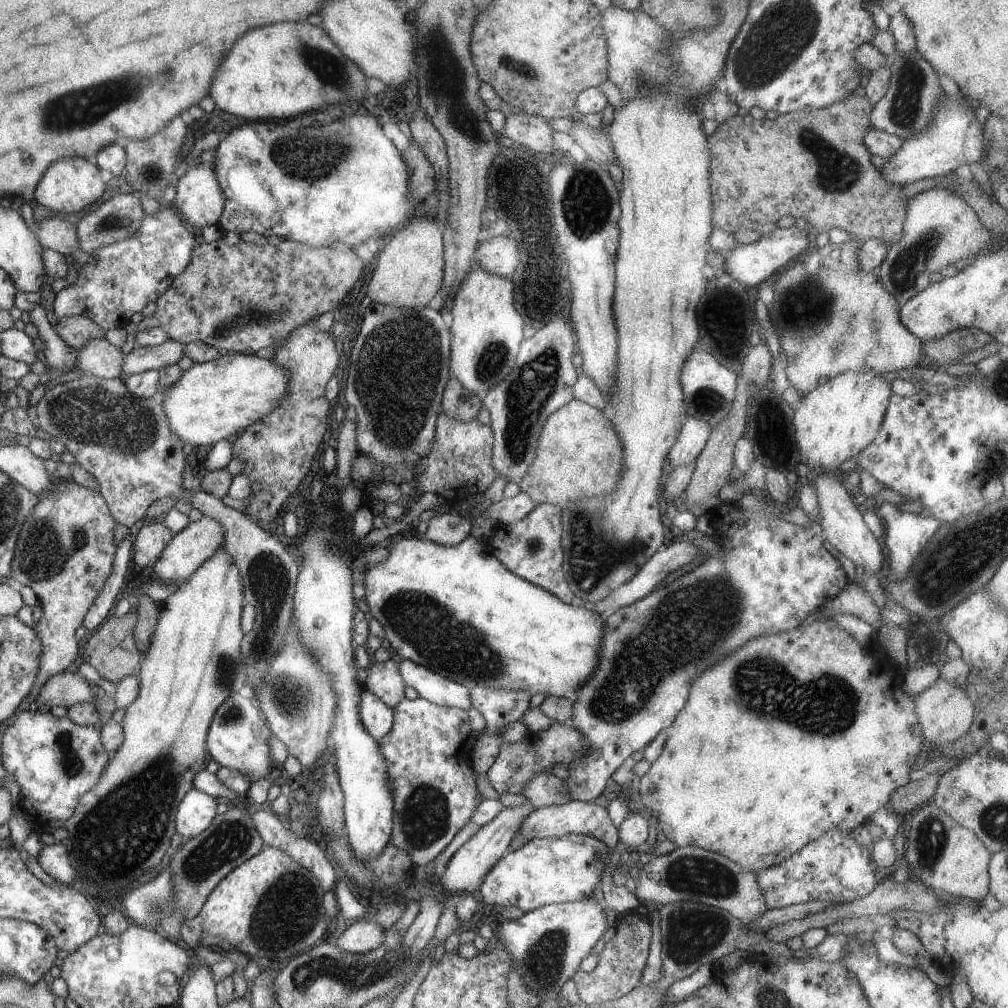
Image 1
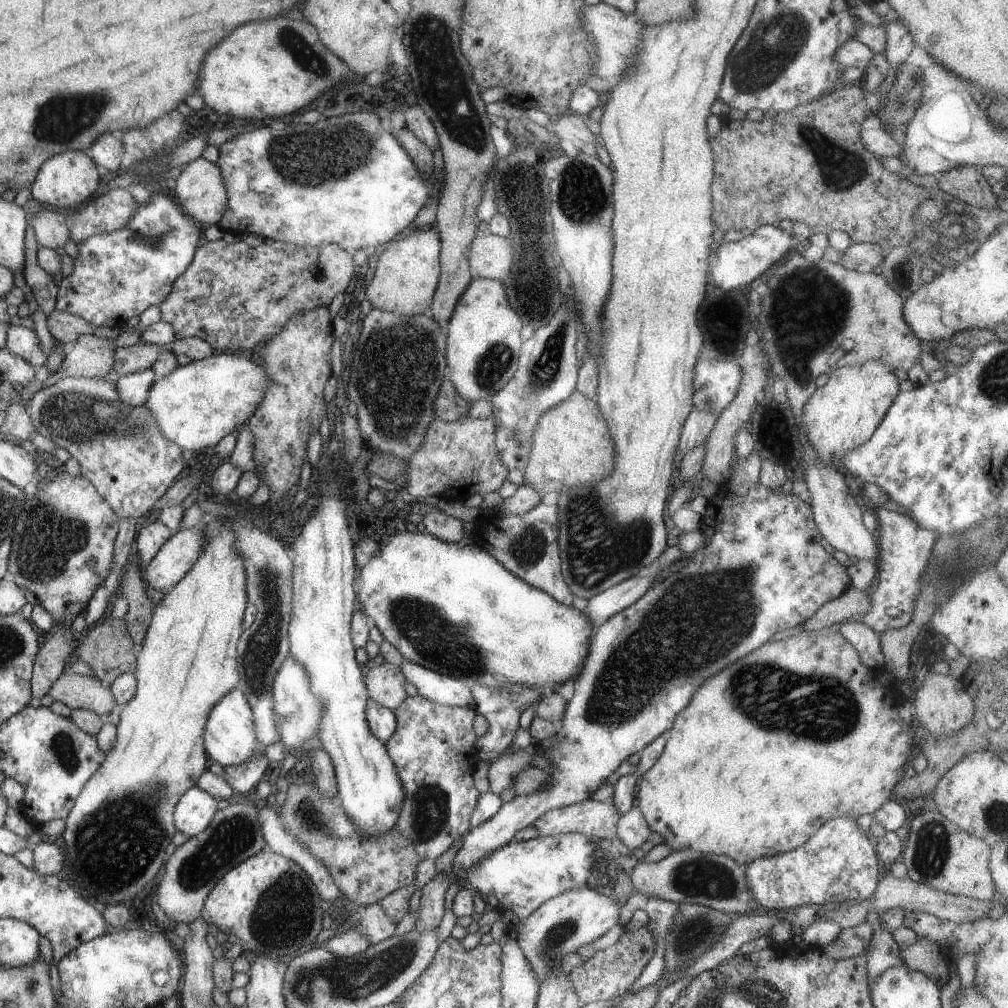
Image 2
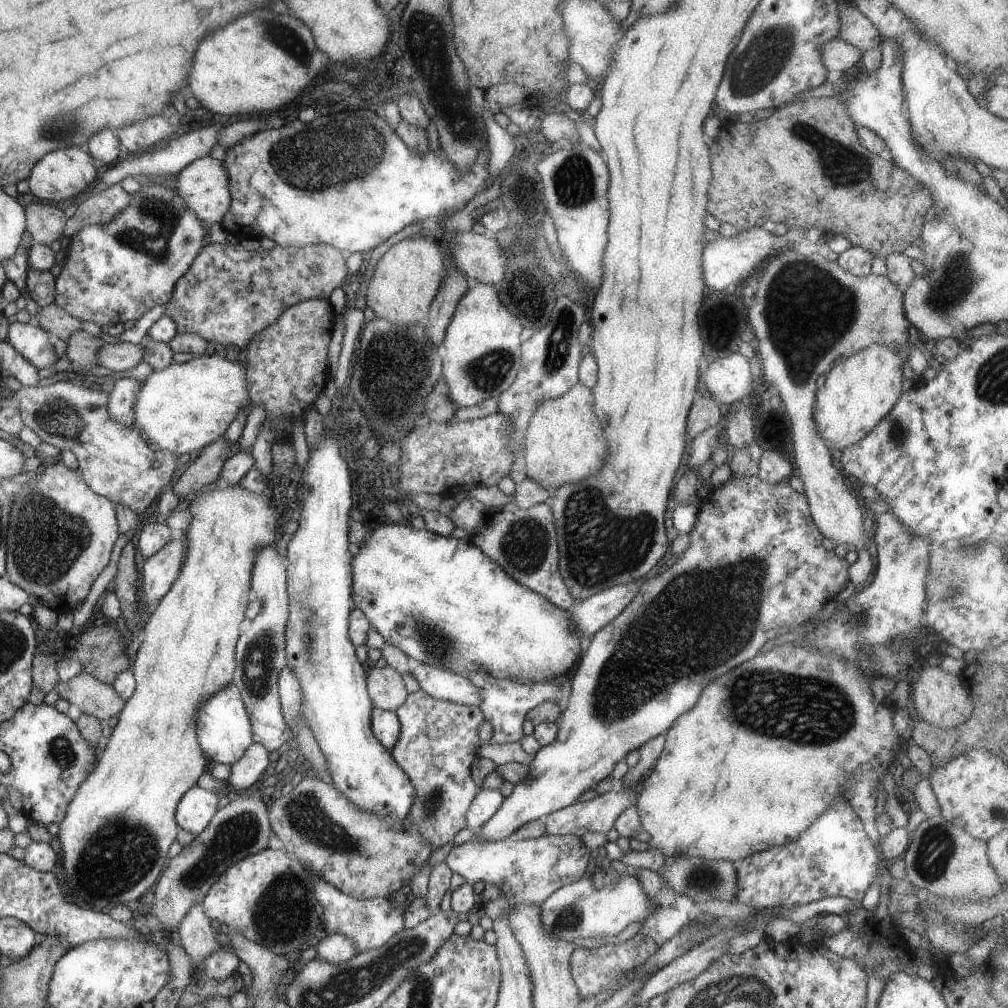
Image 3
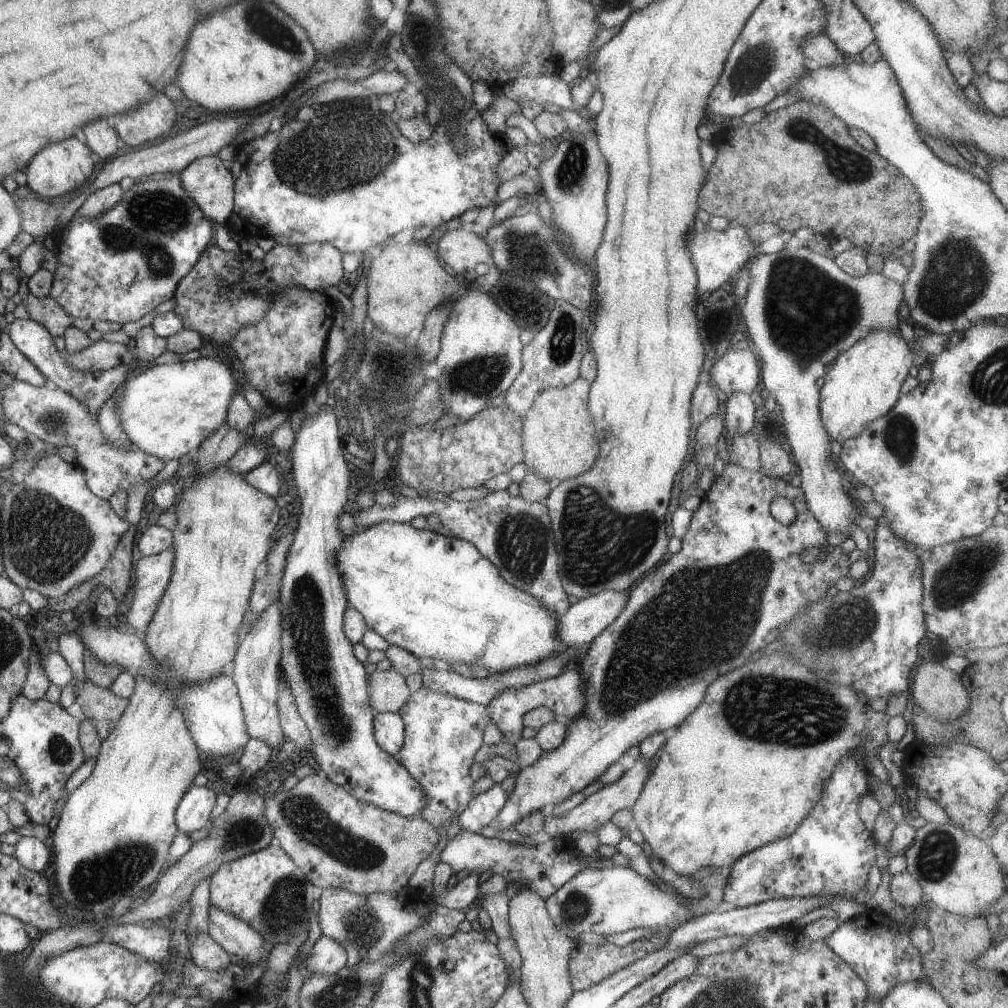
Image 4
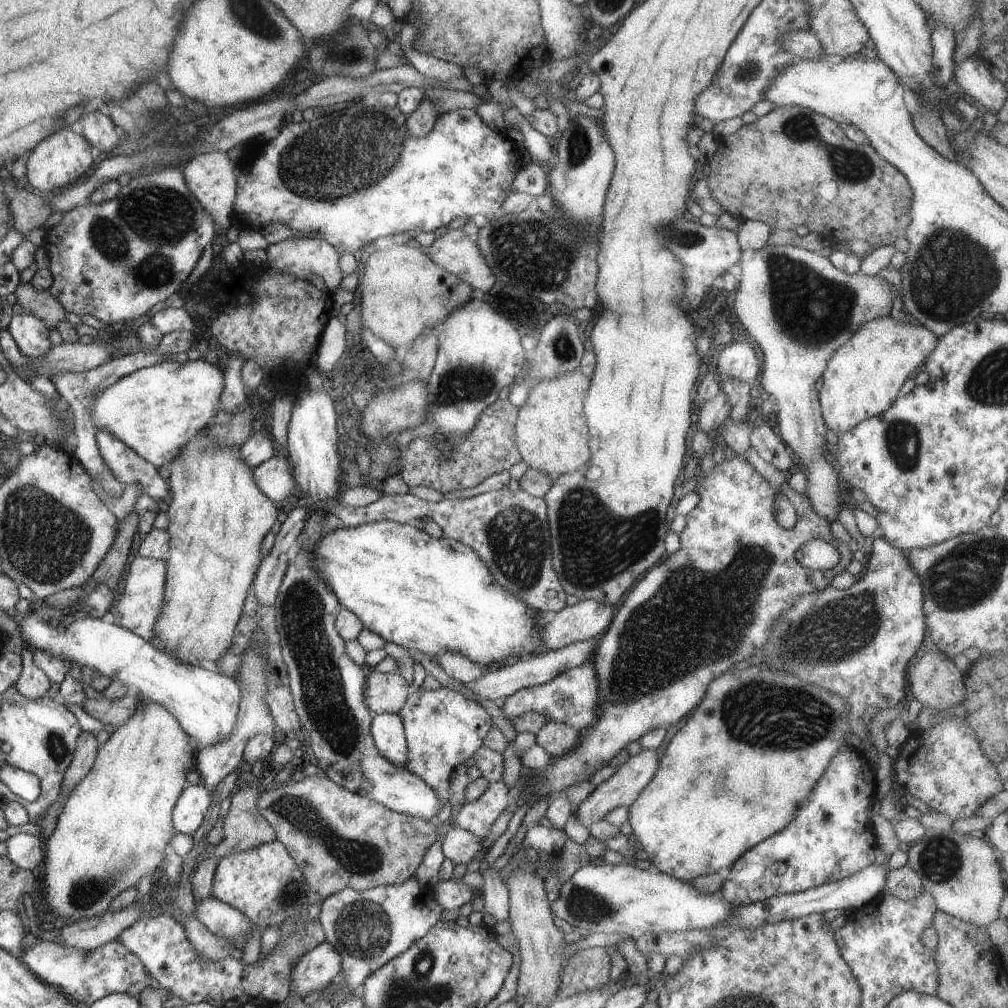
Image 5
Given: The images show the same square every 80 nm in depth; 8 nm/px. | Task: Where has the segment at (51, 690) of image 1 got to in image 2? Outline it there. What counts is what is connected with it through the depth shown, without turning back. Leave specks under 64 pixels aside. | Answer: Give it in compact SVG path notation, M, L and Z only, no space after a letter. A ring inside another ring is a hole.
M64 673L55 680L48 694L52 700L71 709L90 709L100 716L119 710L108 685L86 675Z

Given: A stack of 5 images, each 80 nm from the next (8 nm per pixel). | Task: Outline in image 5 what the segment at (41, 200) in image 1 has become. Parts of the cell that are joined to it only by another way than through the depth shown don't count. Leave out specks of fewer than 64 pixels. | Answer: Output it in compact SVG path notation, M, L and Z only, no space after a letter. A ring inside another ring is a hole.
M64 126L31 150L26 161L26 178L30 186L34 186L36 190L44 192L43 194L50 194L54 188L62 190L68 187L70 182L78 181L80 176L84 176L92 168L92 164L94 164L94 158L90 152L90 142L82 135L68 131Z

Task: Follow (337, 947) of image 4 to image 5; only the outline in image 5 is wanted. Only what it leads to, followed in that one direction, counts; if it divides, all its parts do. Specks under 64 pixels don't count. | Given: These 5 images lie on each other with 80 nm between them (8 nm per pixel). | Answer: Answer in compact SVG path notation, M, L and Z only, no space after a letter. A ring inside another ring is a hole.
M328 941L321 942L304 953L291 971L292 990L298 991L302 999L328 986L342 969L340 953Z

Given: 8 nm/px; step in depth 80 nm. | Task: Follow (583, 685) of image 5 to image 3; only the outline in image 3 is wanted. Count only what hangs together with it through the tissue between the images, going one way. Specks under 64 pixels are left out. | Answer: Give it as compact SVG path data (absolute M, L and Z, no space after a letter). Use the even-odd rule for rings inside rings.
M480 674L469 679L479 690L481 696L479 707L485 720L493 726L492 738L490 738L488 744L518 742L524 736L522 724L524 724L524 719L527 718L528 711L547 700L559 703L560 698L562 698L561 683L564 681L562 679L534 683L516 679L495 679L493 676L480 676Z

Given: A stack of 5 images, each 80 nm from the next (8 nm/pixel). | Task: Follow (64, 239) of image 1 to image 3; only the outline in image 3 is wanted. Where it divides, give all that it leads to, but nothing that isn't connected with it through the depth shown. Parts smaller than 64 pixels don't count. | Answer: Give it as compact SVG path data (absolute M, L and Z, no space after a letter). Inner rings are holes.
M52 203L30 204L27 207L28 232L32 242L57 248L66 226L64 209Z

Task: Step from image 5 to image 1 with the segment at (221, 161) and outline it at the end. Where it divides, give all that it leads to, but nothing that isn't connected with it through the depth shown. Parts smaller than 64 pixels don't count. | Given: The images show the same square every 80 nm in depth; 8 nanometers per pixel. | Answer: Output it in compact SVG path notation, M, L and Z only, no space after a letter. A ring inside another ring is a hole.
M210 163L192 166L175 187L172 203L192 228L197 228L199 233L204 227L218 224L223 216L225 198Z

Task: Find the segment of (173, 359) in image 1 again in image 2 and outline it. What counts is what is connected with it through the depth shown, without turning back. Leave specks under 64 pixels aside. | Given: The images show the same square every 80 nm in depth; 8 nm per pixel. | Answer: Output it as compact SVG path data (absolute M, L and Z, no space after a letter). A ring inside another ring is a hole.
M142 341L128 348L116 347L114 375L122 376L150 369L167 350L170 350L173 354L171 346L153 345Z

